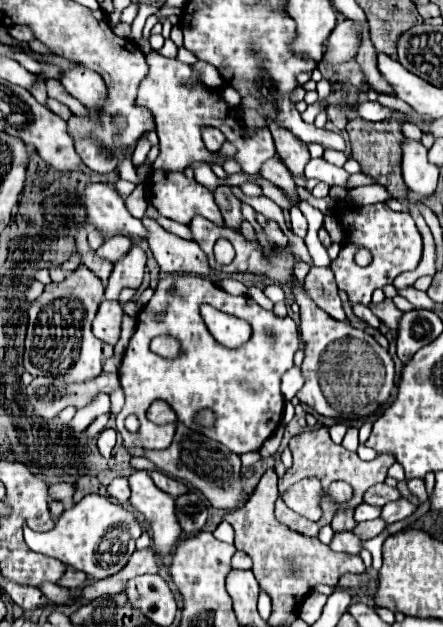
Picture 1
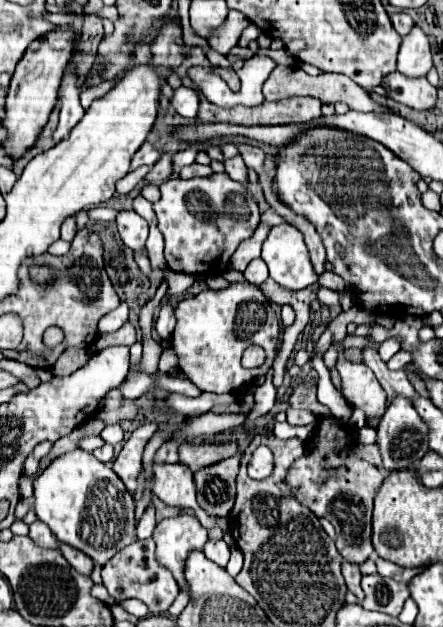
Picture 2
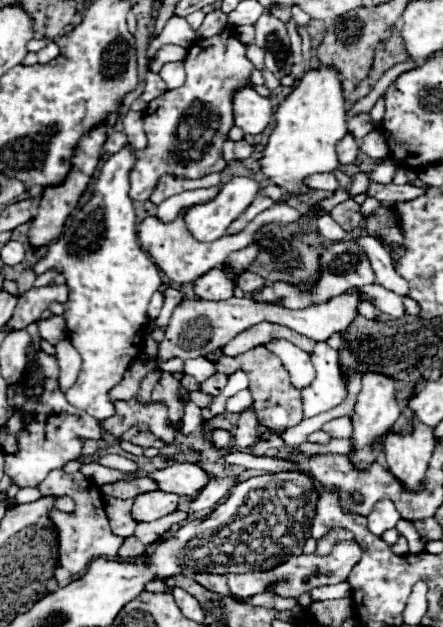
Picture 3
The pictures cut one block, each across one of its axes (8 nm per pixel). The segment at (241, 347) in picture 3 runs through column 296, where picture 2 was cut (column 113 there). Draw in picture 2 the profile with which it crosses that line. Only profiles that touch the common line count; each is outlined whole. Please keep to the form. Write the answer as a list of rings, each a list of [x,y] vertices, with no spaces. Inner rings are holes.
[[[126,322],[118,332],[112,332],[112,334],[102,334],[96,338],[94,342],[94,350],[102,350],[102,348],[108,348],[108,346],[132,346],[136,342],[136,330],[130,322]]]

